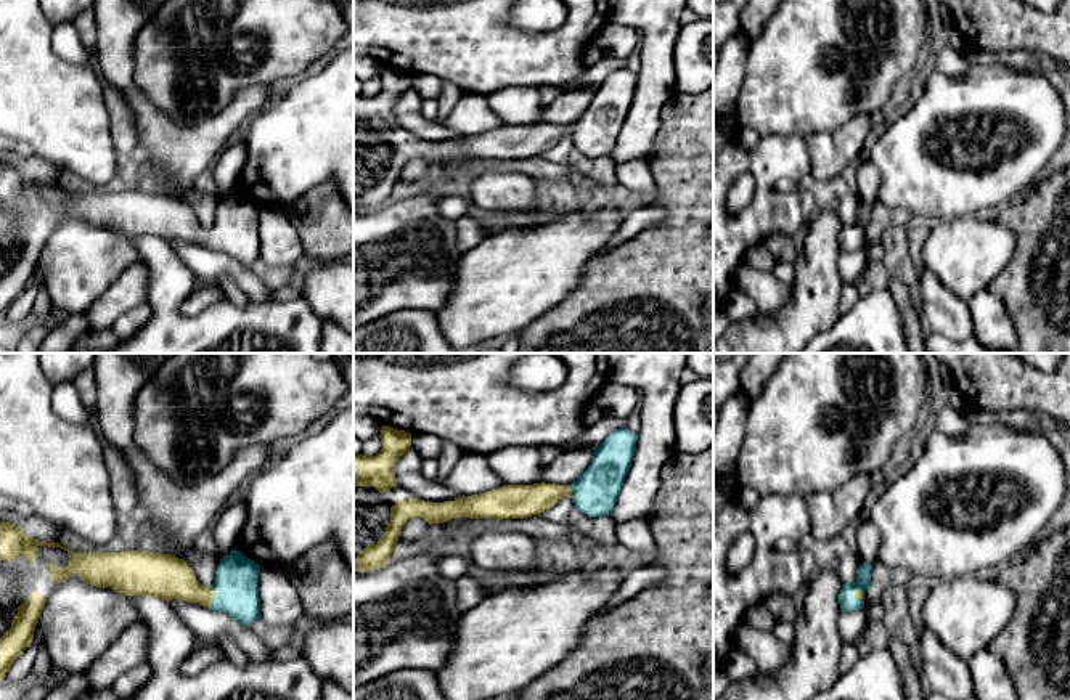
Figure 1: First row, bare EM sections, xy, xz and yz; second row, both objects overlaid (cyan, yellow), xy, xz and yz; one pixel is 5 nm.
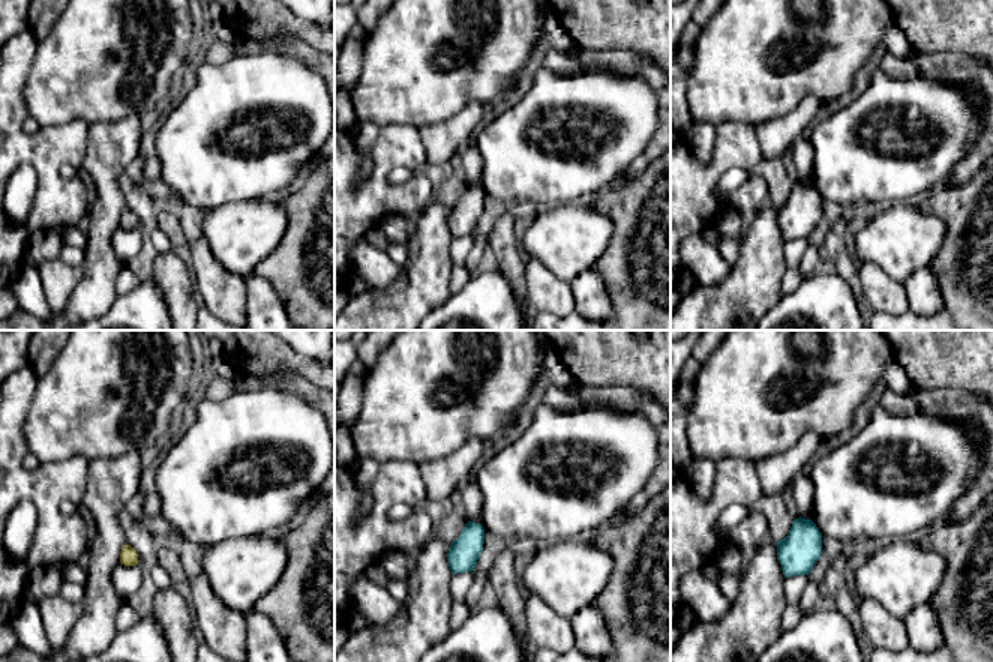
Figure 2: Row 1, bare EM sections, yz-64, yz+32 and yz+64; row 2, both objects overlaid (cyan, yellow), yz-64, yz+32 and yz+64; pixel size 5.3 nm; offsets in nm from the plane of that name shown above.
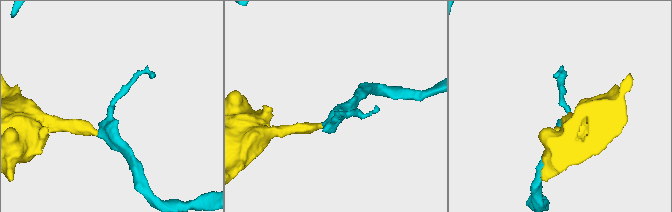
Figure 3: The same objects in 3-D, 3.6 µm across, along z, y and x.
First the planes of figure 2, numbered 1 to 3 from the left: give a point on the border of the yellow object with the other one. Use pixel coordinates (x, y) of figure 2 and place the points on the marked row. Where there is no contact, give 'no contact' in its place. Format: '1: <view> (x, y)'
1: no contact
2: no contact
3: no contact

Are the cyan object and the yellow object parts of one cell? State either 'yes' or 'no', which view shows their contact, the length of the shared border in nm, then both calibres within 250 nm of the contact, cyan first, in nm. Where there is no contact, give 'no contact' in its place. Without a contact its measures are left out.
yes; contact in xy; length 110 nm; calibres 220 and 220 nm

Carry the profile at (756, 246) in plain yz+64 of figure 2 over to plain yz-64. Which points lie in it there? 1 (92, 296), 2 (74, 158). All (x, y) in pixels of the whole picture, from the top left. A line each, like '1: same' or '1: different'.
1: same
2: different

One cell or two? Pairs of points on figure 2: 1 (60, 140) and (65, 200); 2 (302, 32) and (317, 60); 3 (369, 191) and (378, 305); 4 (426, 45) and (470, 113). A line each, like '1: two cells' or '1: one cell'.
1: one cell
2: two cells
3: two cells
4: two cells

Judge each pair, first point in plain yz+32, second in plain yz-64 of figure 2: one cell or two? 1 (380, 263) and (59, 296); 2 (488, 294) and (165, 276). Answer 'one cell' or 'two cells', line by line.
1: one cell
2: two cells

